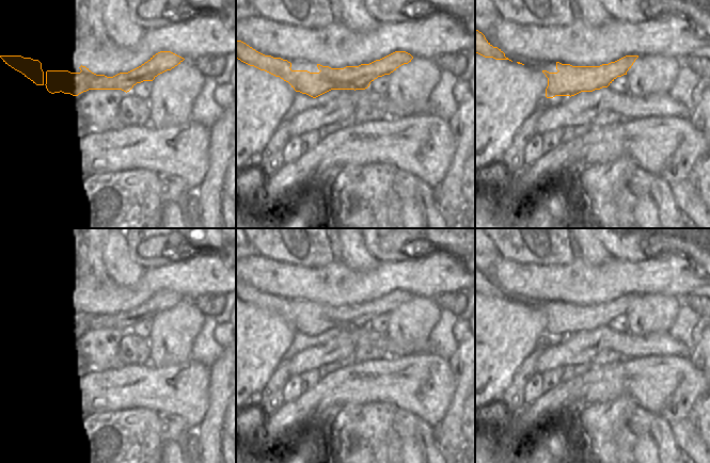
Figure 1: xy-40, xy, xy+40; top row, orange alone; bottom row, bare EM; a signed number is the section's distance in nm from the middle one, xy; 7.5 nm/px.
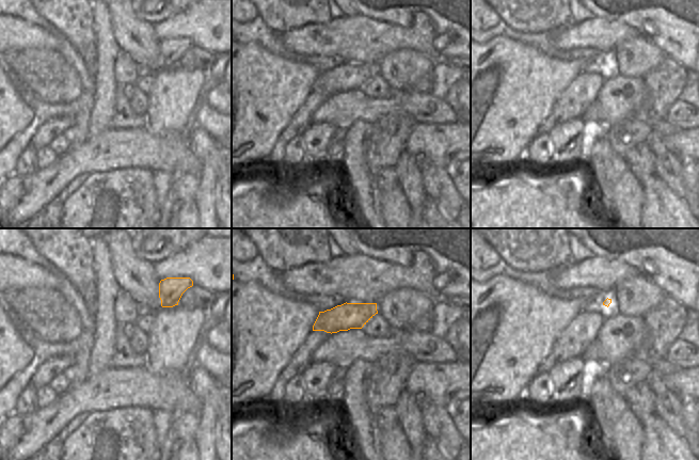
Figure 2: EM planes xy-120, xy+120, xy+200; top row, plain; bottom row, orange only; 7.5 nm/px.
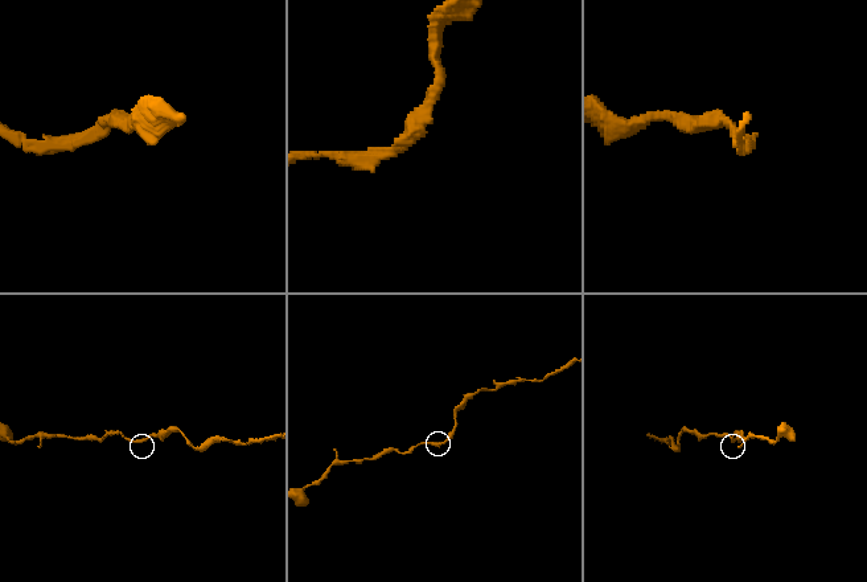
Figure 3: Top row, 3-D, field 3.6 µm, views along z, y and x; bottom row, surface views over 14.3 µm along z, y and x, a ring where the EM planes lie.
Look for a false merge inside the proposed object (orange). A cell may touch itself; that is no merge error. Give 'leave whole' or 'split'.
leave whole

